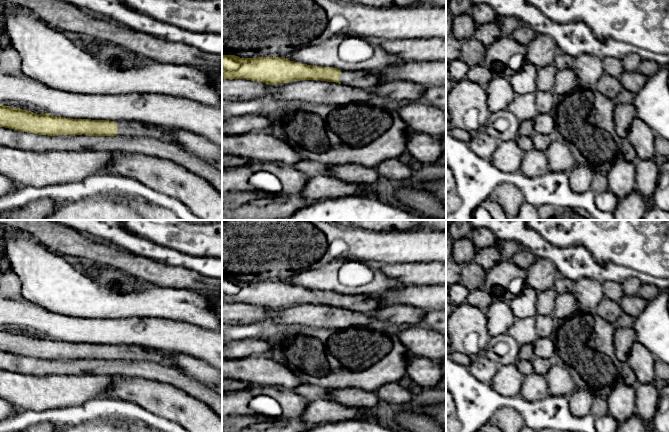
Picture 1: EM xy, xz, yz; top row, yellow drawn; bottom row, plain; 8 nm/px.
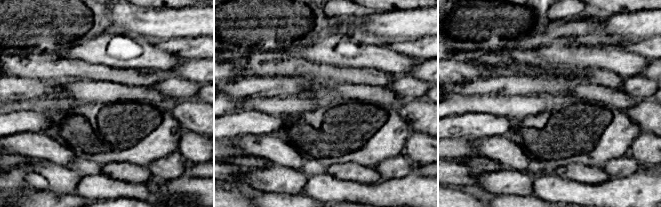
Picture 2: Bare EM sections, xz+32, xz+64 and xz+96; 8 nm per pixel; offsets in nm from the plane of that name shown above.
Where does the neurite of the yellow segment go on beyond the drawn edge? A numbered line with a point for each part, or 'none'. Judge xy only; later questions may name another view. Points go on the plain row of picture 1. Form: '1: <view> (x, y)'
1: xy (124, 352)

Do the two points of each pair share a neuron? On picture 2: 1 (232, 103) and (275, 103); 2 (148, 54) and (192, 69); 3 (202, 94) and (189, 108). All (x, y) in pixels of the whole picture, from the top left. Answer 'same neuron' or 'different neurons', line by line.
1: same neuron
2: different neurons
3: different neurons

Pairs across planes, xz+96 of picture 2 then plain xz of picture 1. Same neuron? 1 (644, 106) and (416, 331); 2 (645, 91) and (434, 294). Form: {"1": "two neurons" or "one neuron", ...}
{"1": "one neuron", "2": "two neurons"}

